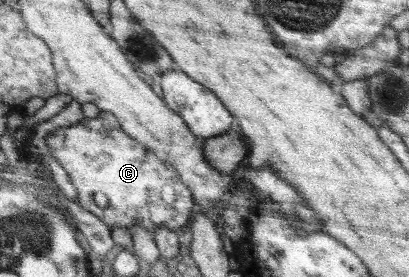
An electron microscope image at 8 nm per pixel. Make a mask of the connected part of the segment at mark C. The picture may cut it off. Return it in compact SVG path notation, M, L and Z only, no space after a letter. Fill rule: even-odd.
M101 110L97 118L85 117L79 124L57 130L47 138L46 144L55 160L65 168L74 186L78 188L80 196L78 205L99 217L110 228L119 226L127 229L138 224L149 232L154 232L160 226L177 232L177 228L185 227L189 222L191 216L187 214L191 212L193 202L189 190L179 182L178 171L148 151L142 143L130 138L122 130L118 119L110 112ZM98 193L103 193L107 197L105 208L100 208L95 203L94 196Z

